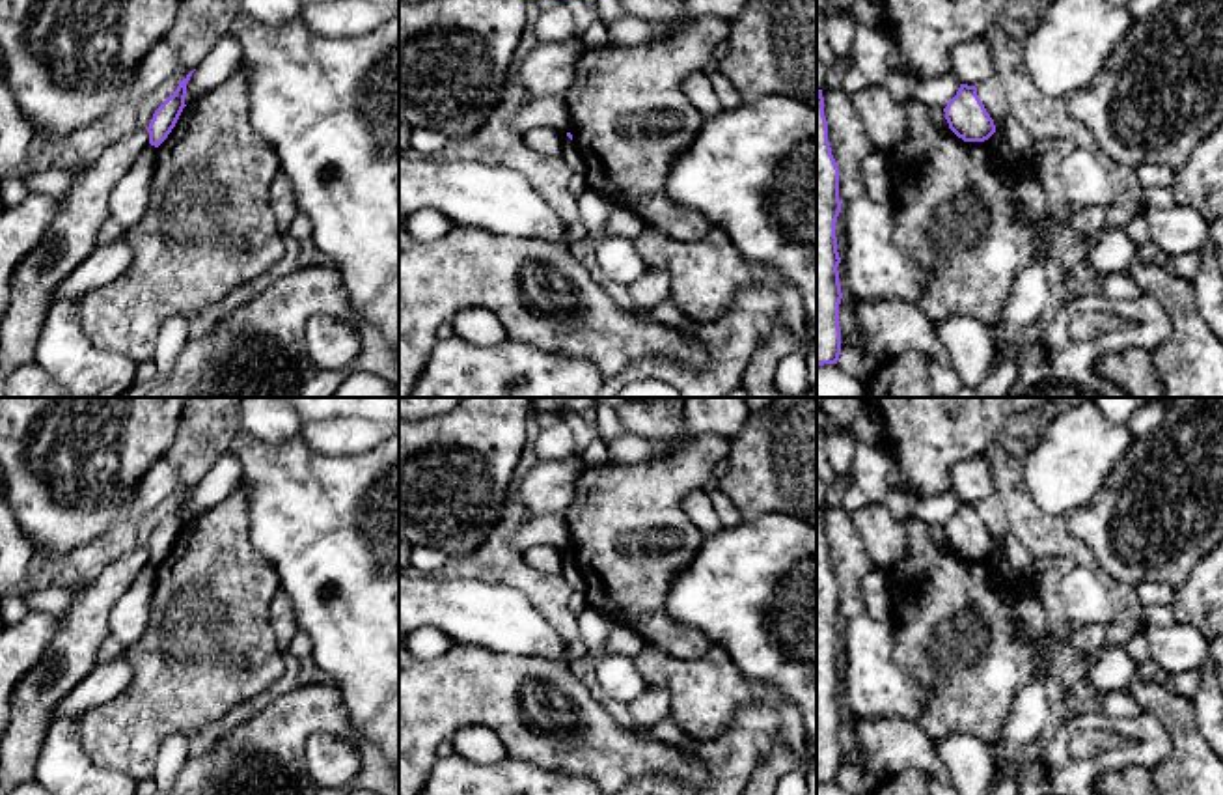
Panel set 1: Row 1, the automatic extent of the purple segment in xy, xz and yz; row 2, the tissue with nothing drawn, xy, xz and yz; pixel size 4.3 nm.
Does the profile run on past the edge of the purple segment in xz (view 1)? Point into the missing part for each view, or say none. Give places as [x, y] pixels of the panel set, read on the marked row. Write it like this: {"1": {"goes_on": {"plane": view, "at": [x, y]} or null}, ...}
{"1": {"goes_on": null}}

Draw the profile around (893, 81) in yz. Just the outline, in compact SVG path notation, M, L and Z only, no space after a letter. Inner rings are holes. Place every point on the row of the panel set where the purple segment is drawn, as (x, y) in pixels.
M887 67L882 86L900 103L904 105L912 95L908 90L908 82L902 73Z

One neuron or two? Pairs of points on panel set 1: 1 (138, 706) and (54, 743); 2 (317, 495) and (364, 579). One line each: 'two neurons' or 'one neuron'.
1: two neurons
2: one neuron

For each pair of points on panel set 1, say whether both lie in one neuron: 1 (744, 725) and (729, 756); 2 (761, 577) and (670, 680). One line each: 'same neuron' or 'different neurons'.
1: same neuron
2: different neurons

